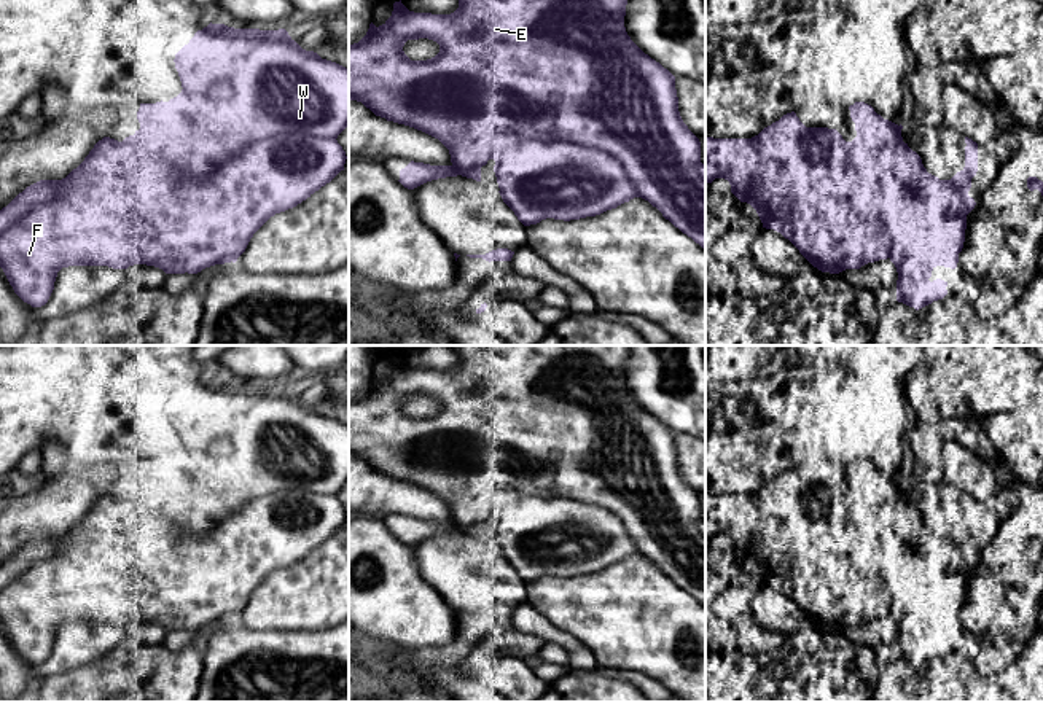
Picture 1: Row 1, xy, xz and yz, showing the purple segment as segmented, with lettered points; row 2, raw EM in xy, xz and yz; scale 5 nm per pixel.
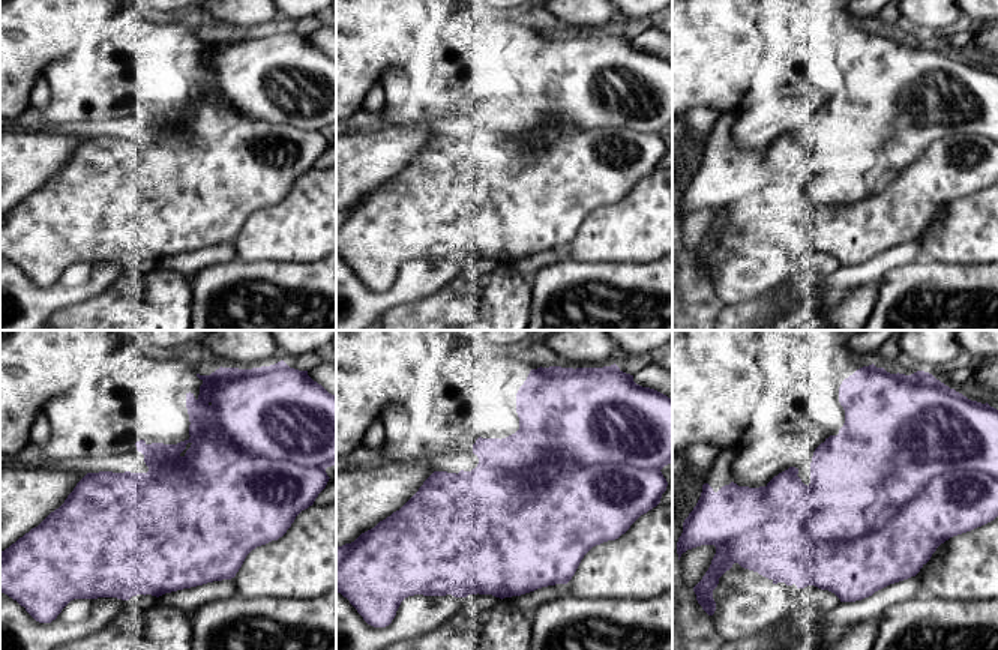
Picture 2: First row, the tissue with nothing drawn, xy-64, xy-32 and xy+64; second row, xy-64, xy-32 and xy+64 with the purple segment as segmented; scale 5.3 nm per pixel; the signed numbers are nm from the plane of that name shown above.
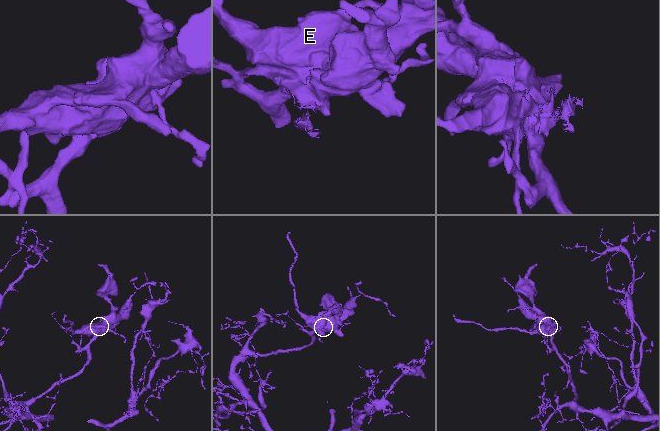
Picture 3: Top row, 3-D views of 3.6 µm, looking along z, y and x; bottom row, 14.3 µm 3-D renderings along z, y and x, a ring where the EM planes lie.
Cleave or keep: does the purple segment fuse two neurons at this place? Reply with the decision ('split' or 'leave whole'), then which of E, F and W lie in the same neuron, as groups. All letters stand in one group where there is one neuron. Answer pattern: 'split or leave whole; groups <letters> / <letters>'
split; groups E F / W

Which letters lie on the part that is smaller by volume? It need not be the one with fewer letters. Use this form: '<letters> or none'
E, F

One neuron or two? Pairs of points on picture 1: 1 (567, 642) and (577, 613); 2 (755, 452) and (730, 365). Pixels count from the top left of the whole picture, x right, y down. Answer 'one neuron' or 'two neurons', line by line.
1: two neurons
2: two neurons

